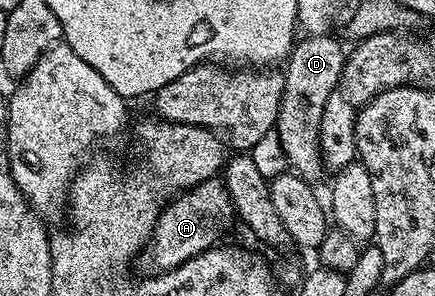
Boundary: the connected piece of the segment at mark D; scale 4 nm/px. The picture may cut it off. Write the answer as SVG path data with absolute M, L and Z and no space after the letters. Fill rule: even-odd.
M308 34L296 41L285 59L287 70L282 71L284 90L274 133L279 134L279 146L291 165L288 167L312 184L318 183L318 178L325 174L319 156L321 112L325 112L325 100L329 100L329 96L339 90L347 55L348 51L343 50L335 36Z

